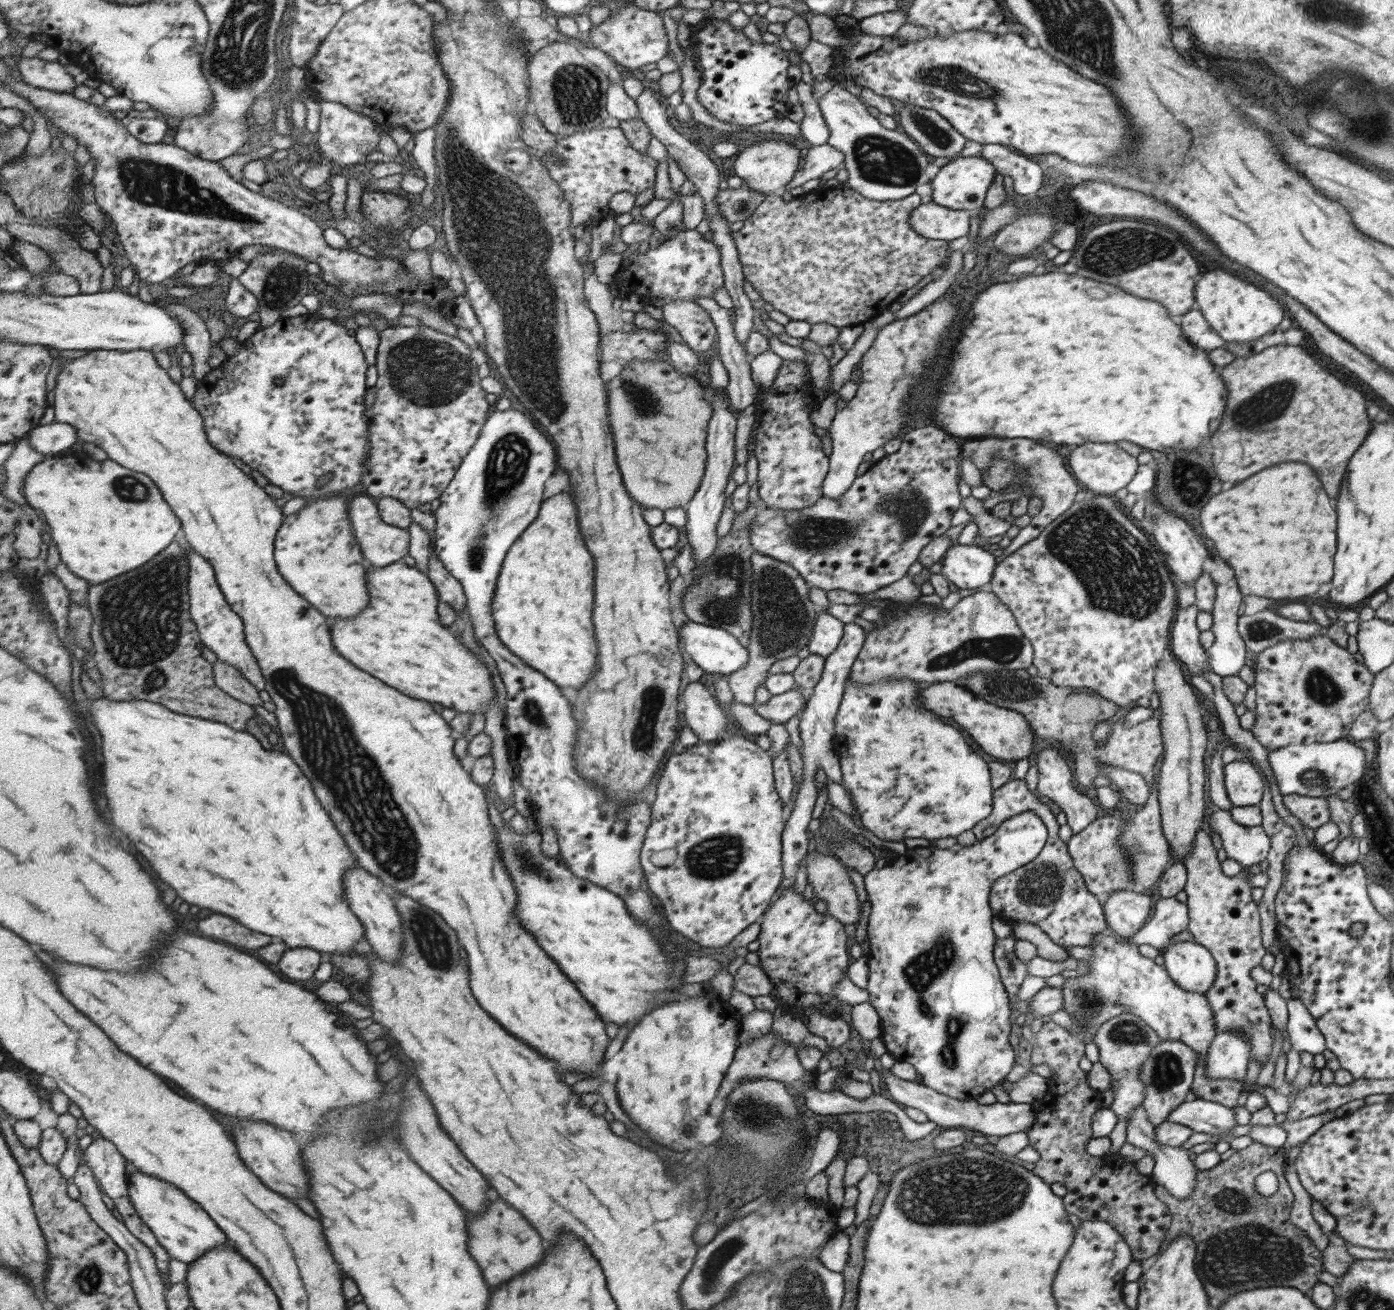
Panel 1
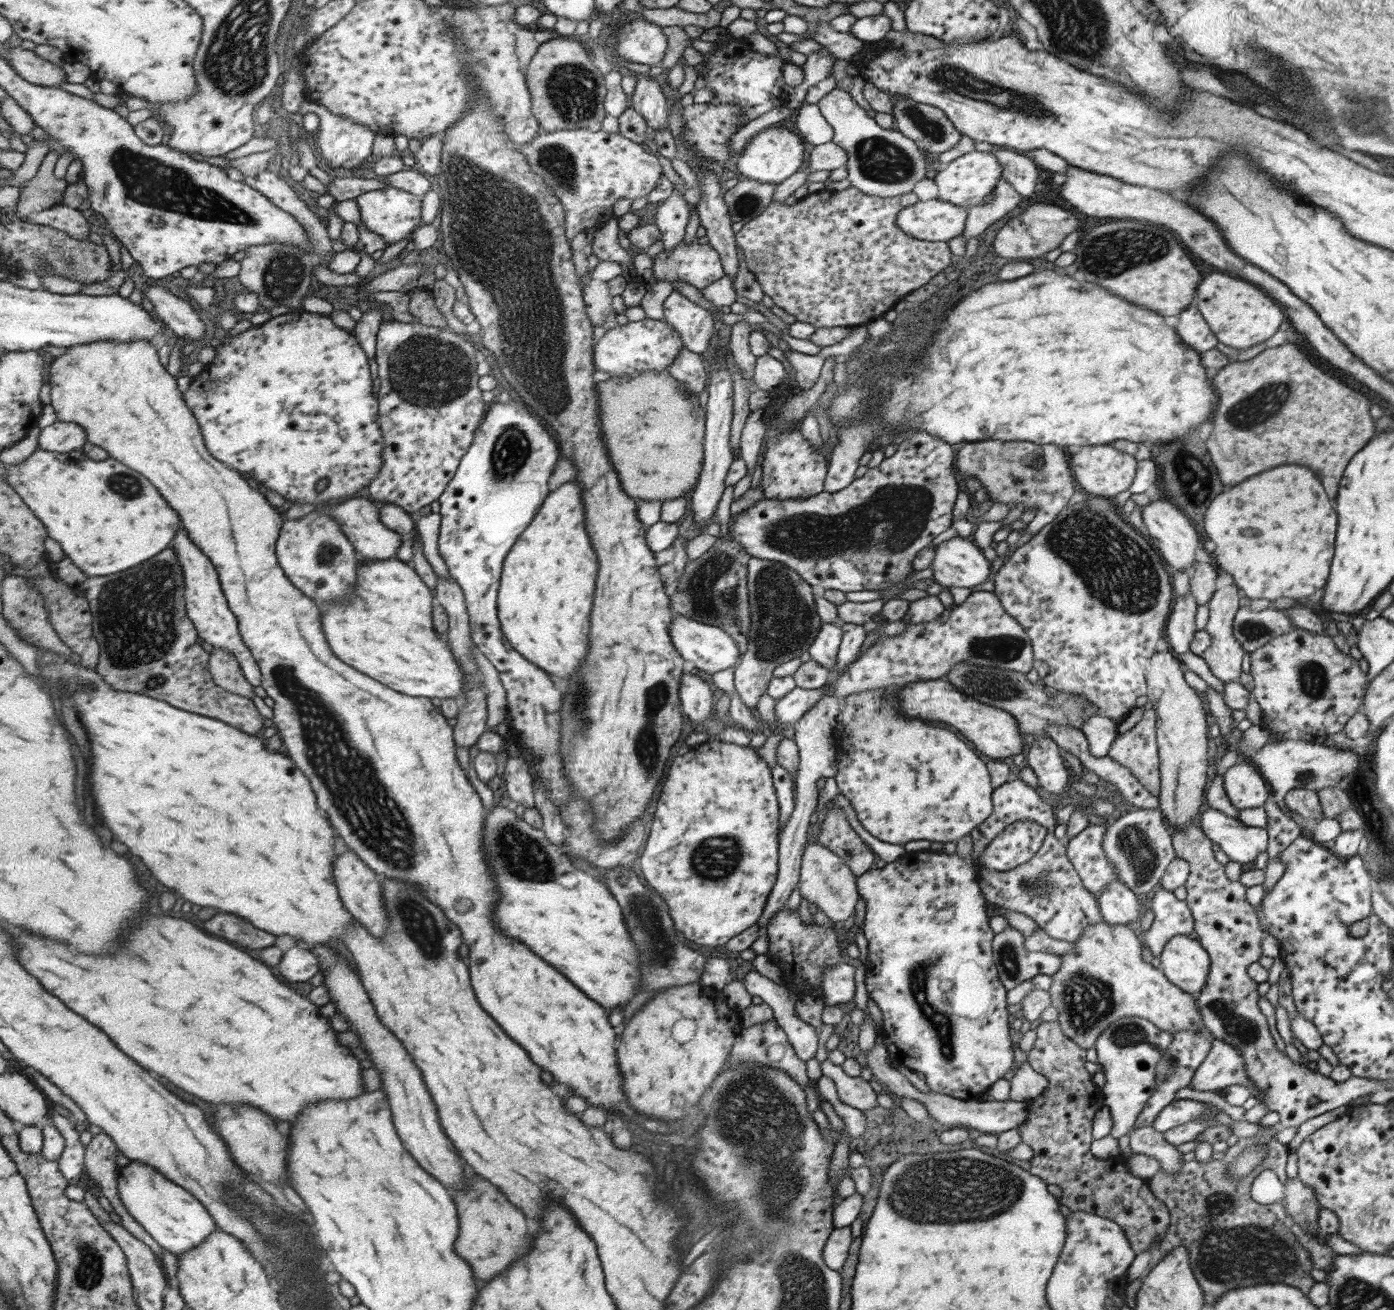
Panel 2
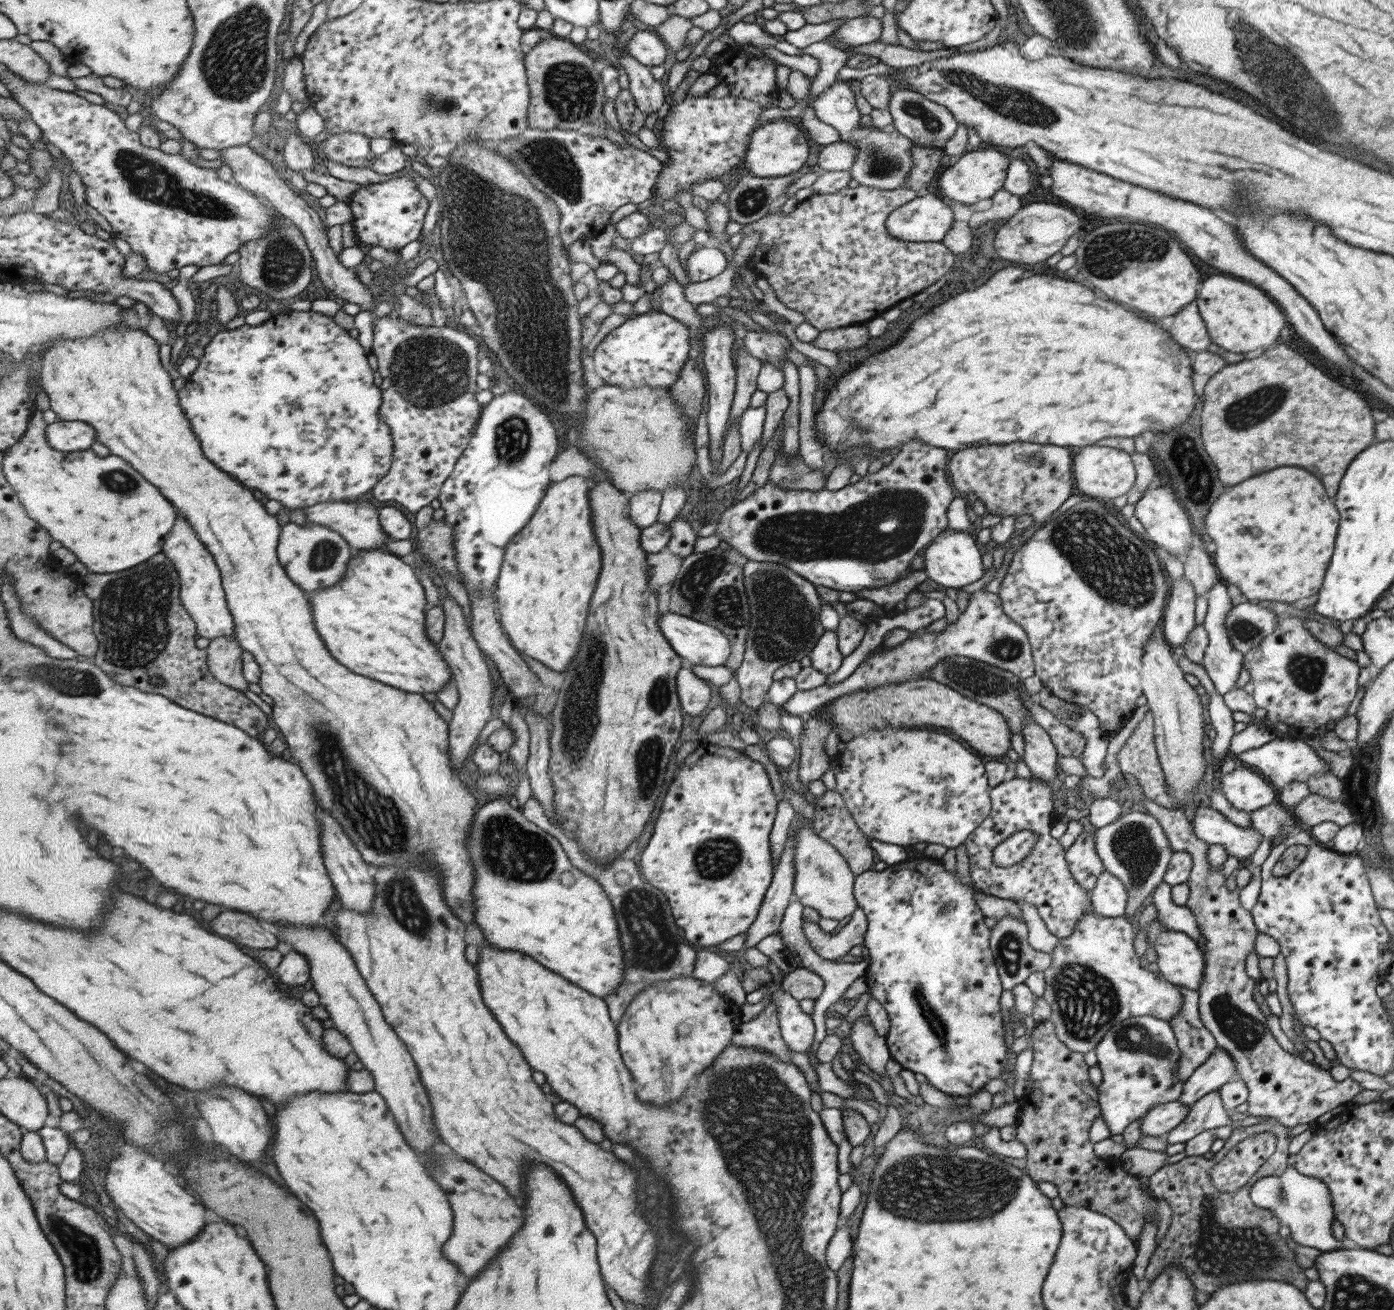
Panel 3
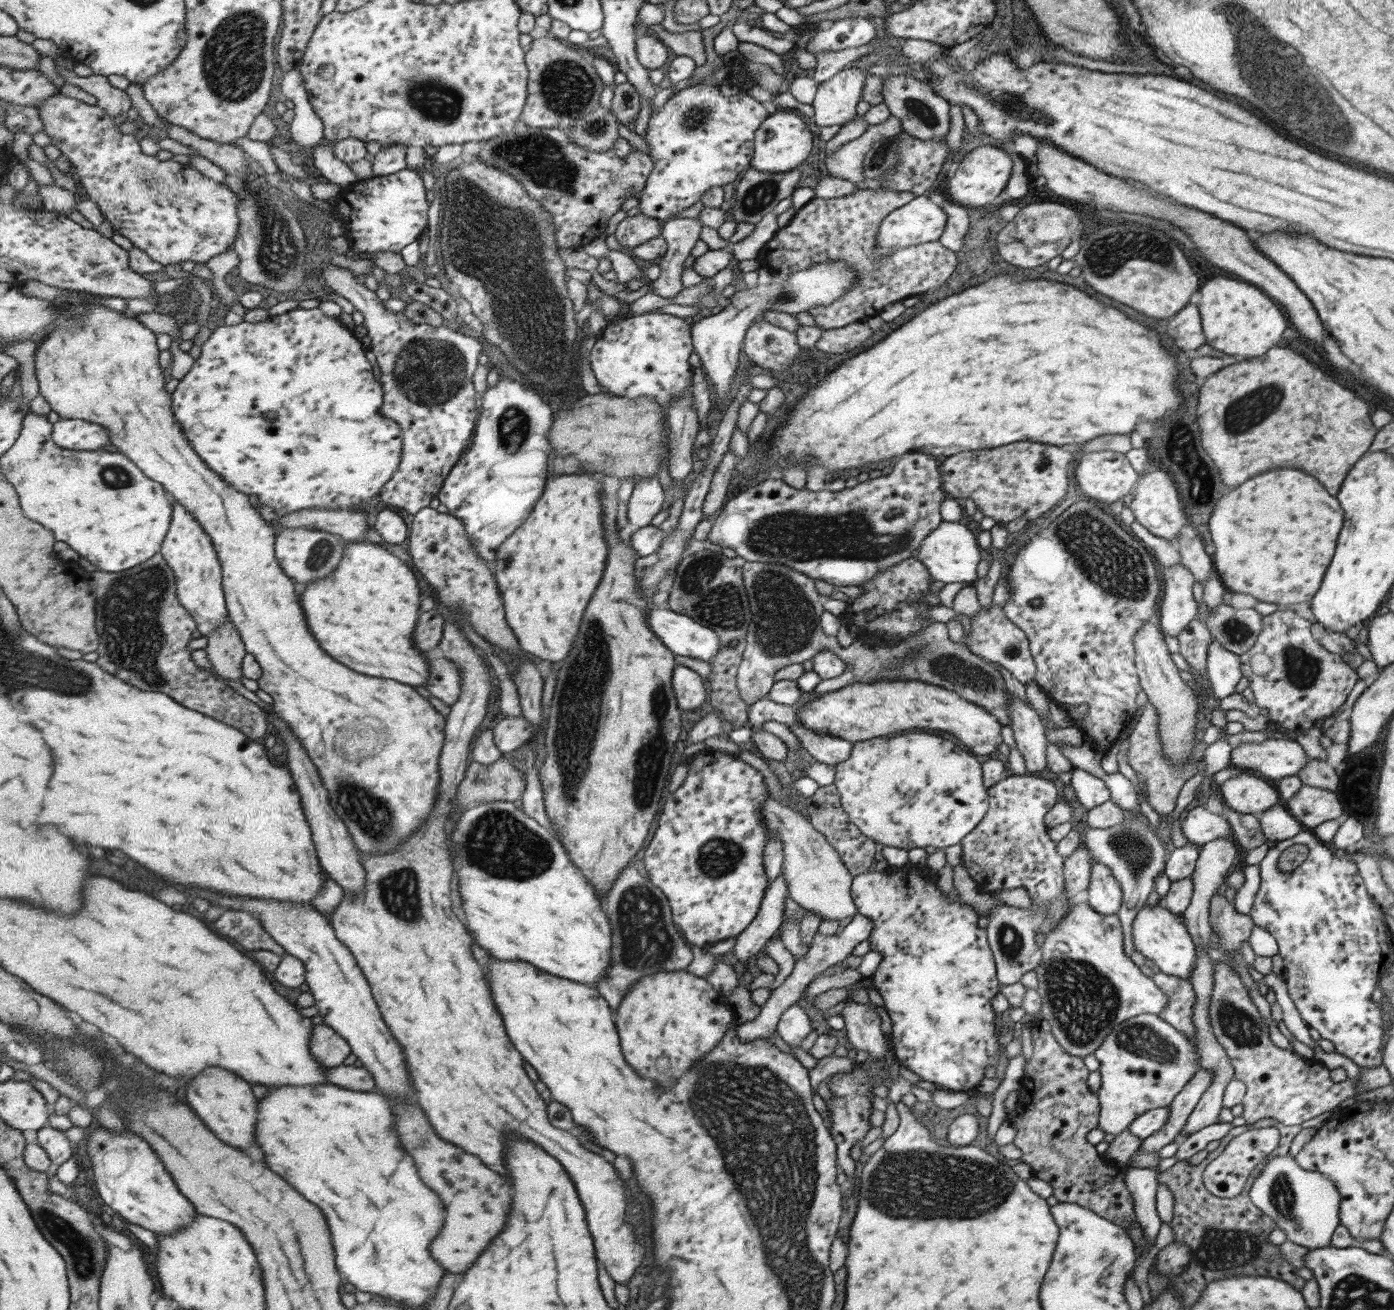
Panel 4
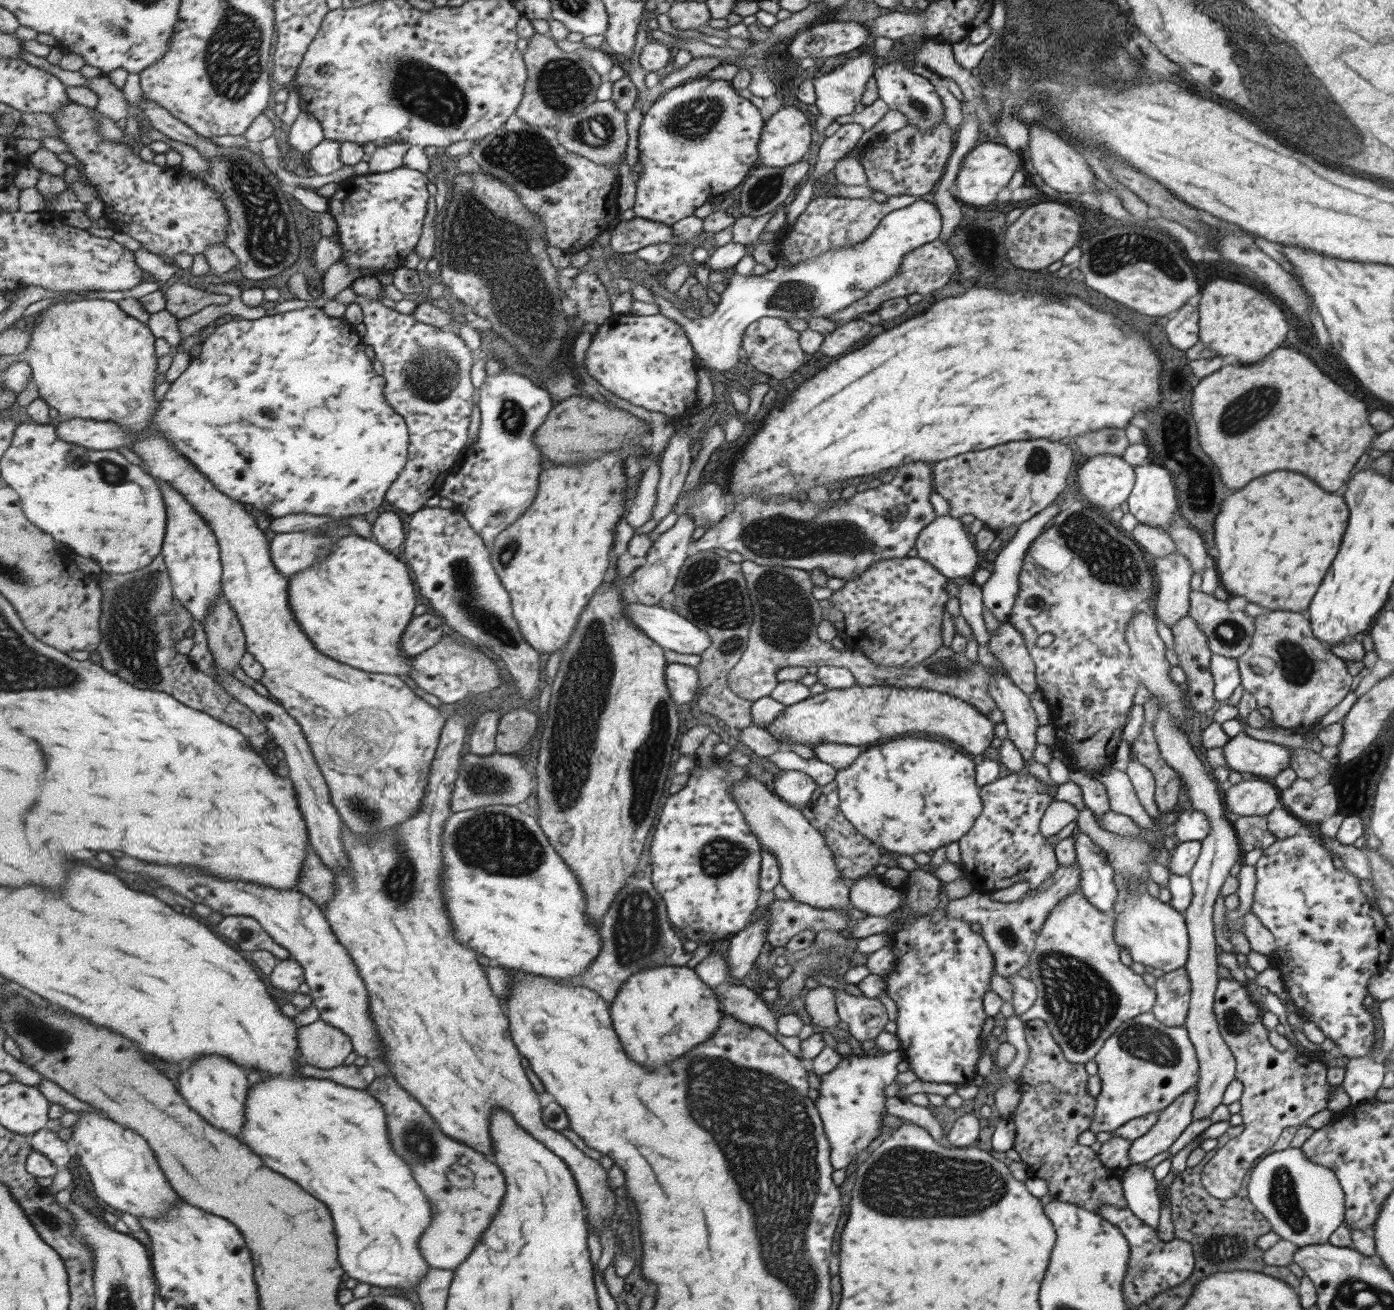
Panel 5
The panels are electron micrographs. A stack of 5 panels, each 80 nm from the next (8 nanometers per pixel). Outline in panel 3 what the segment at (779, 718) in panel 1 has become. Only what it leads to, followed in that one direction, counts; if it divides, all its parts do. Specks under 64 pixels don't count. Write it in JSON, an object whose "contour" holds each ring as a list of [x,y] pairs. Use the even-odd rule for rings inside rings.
{"contour":[[[980,589],[969,595],[967,606],[959,613],[957,621],[945,626],[941,632],[924,632],[924,628],[918,628],[918,634],[915,633],[899,645],[891,649],[884,647],[882,652],[867,656],[845,680],[834,684],[825,683],[811,690],[796,690],[782,705],[782,709],[805,720],[817,708],[842,694],[875,688],[885,683],[902,683],[919,678],[921,674],[926,676],[937,662],[947,660],[951,656],[971,658],[1006,670],[1021,681],[1033,676],[1034,666],[1026,632],[1004,613],[998,594],[983,592]]]}

